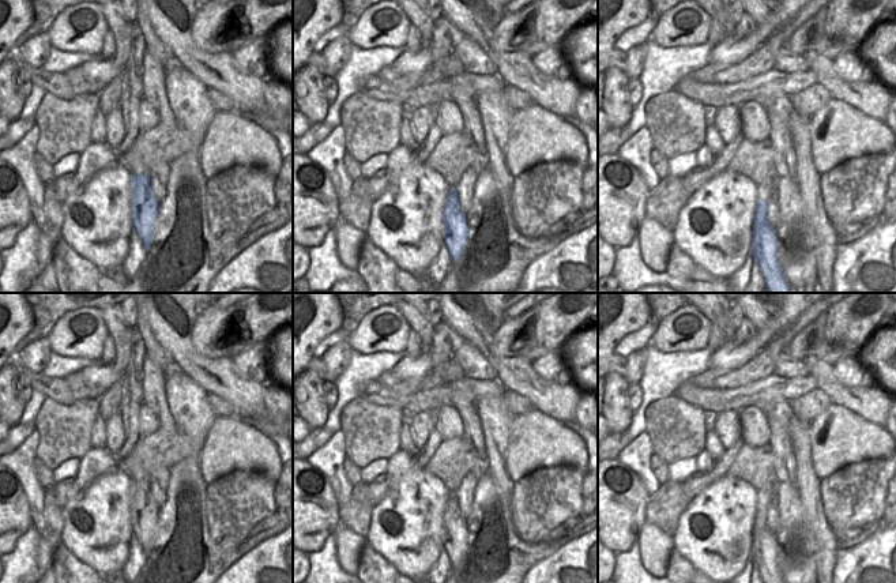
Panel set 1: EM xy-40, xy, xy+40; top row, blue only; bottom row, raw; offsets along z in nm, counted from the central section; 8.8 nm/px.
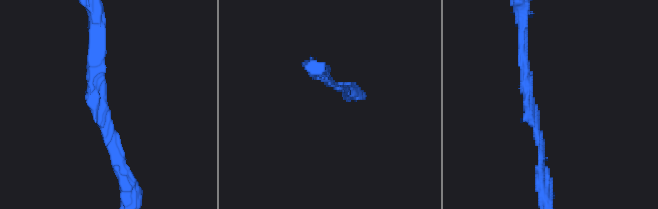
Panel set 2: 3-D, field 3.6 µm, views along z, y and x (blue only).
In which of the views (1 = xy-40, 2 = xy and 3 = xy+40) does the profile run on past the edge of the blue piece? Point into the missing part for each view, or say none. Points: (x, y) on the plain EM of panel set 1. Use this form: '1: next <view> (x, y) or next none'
1: next none
2: next none
3: next none

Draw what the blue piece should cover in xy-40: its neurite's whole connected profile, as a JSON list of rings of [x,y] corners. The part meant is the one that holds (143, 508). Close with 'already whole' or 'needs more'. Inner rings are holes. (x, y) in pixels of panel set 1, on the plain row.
[[[131,479],[132,533],[138,537],[146,557],[153,548],[157,522],[158,505],[150,492],[150,479]]] | already whole

